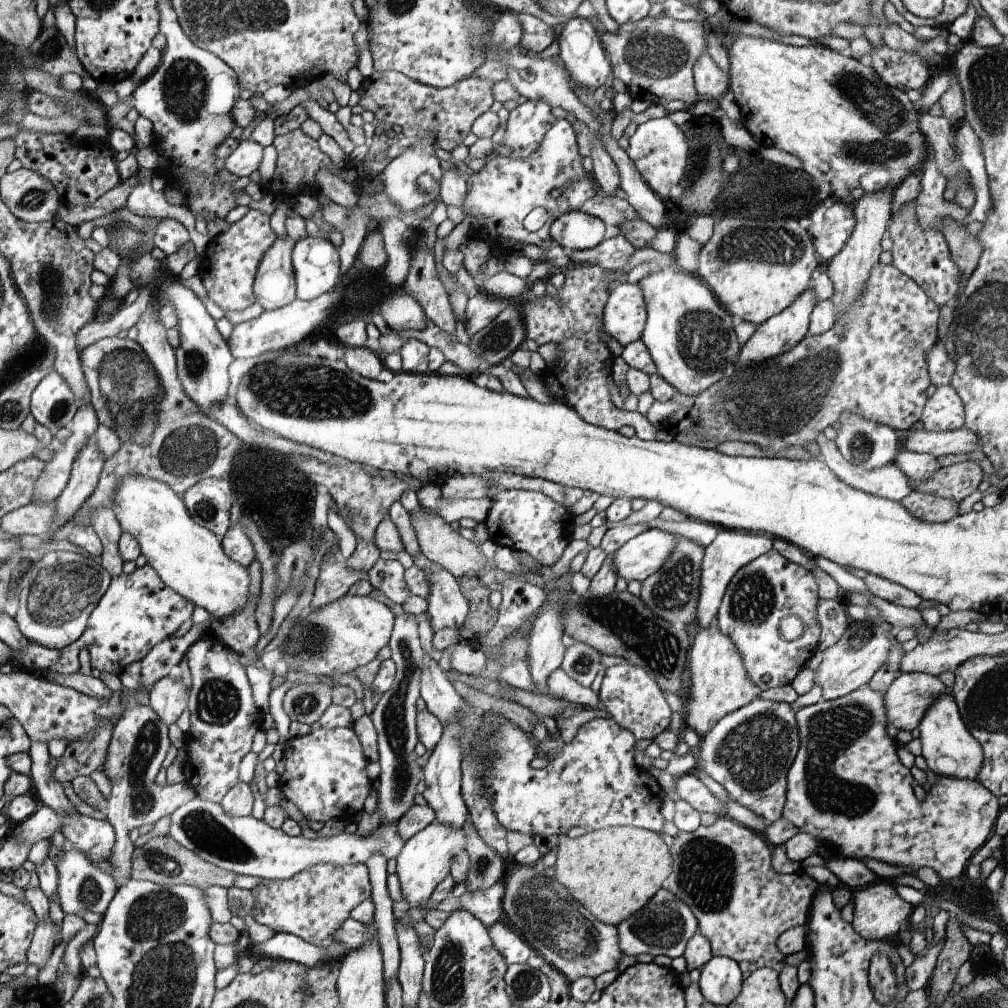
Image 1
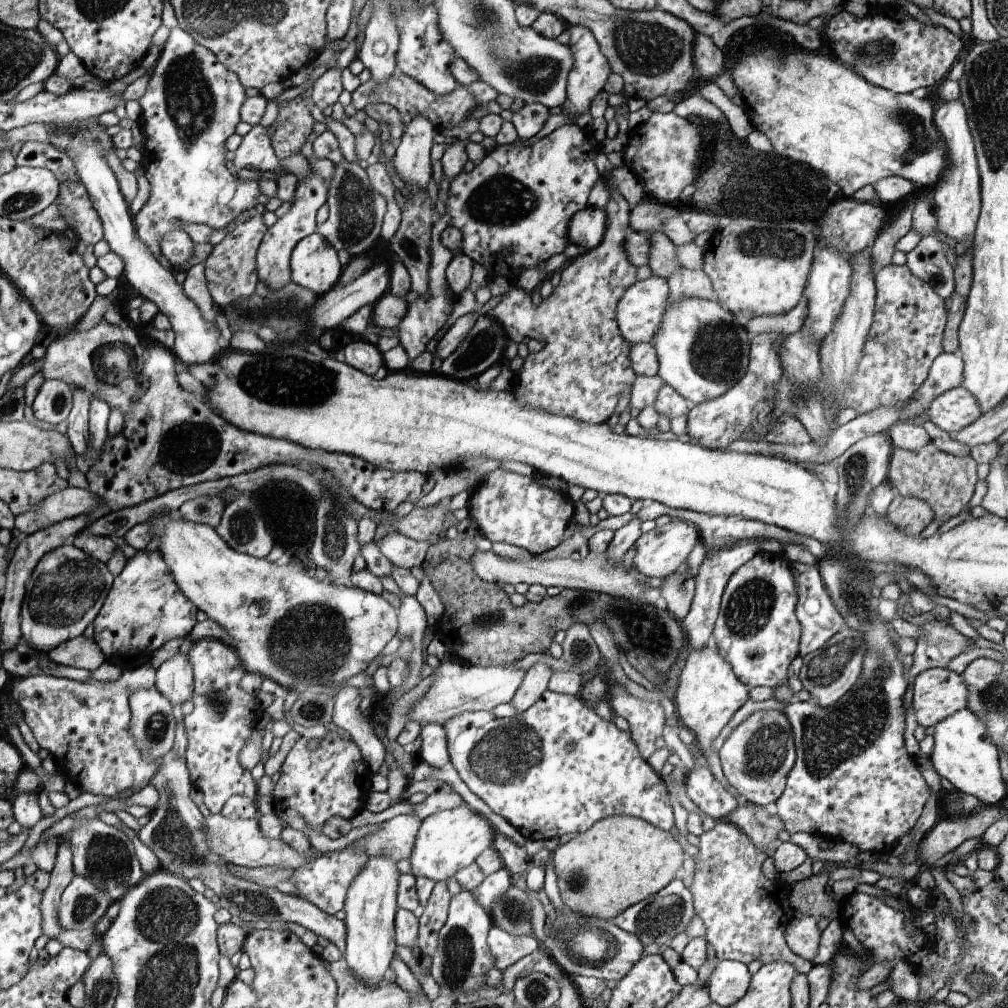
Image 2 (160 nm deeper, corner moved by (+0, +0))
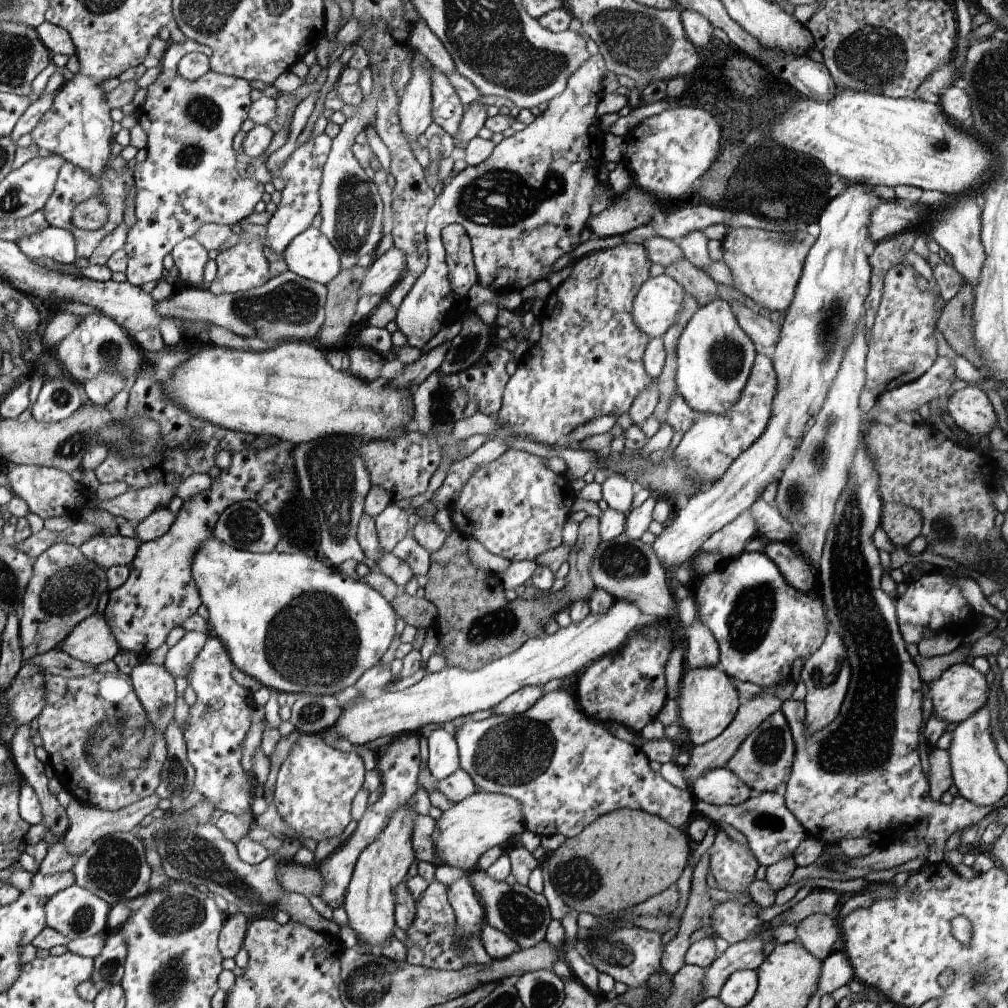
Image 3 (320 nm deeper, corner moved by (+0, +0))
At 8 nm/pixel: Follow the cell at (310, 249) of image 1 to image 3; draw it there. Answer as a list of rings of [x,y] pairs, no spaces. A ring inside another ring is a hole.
[[[311,225],[297,234],[282,252],[288,270],[327,285],[340,274],[340,255],[330,239]]]

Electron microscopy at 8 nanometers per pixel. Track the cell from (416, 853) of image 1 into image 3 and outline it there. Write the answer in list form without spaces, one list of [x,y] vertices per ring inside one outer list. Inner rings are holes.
[[[476,790],[464,800],[454,804],[436,823],[433,833],[436,866],[449,865],[466,873],[478,867],[479,858],[493,846],[508,848],[526,831],[523,804],[512,795]]]

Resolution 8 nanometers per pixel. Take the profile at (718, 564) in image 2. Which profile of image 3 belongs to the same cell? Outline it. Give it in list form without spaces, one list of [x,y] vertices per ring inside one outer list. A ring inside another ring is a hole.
[[[700,620],[693,623],[687,629],[687,652],[686,660],[688,668],[712,669],[718,668],[720,660],[719,642],[710,632],[710,629]]]

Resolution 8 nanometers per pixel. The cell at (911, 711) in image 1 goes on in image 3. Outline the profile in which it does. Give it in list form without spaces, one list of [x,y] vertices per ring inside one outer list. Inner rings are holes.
[[[968,662],[952,665],[940,675],[940,678],[927,685],[929,693],[926,697],[932,699],[933,715],[941,720],[950,721],[950,724],[966,720],[987,704],[989,688],[986,677]]]

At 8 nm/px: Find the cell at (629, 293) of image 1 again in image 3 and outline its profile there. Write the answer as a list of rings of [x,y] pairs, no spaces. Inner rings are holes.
[[[668,273],[650,277],[633,300],[636,326],[649,338],[662,337],[682,312],[685,288]]]

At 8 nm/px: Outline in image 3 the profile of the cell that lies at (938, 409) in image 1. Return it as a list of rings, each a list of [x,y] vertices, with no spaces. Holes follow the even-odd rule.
[[[968,385],[953,393],[948,403],[953,422],[971,436],[986,436],[996,428],[998,415],[988,395],[977,386]]]

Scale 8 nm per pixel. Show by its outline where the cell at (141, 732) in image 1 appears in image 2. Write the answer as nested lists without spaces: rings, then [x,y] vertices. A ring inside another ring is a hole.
[[[154,686],[134,692],[130,706],[133,714],[130,730],[136,744],[151,759],[162,760],[174,744],[176,720],[172,703]]]

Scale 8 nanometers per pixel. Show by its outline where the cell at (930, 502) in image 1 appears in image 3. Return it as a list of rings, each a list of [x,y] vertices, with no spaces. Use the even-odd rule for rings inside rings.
[[[900,503],[883,505],[881,527],[887,532],[894,548],[903,551],[922,530],[921,514],[909,506]]]

